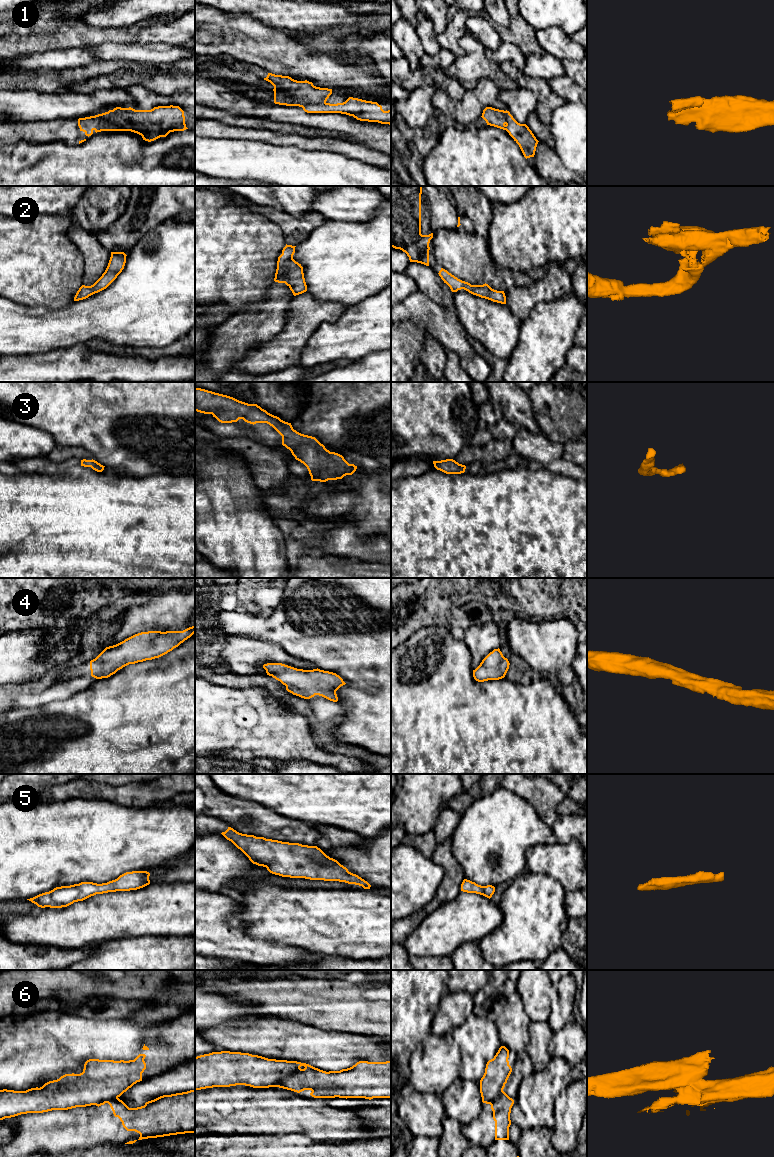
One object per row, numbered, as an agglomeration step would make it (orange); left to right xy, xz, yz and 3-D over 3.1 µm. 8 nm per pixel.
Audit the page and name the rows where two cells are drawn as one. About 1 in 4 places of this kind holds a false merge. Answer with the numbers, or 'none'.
6

